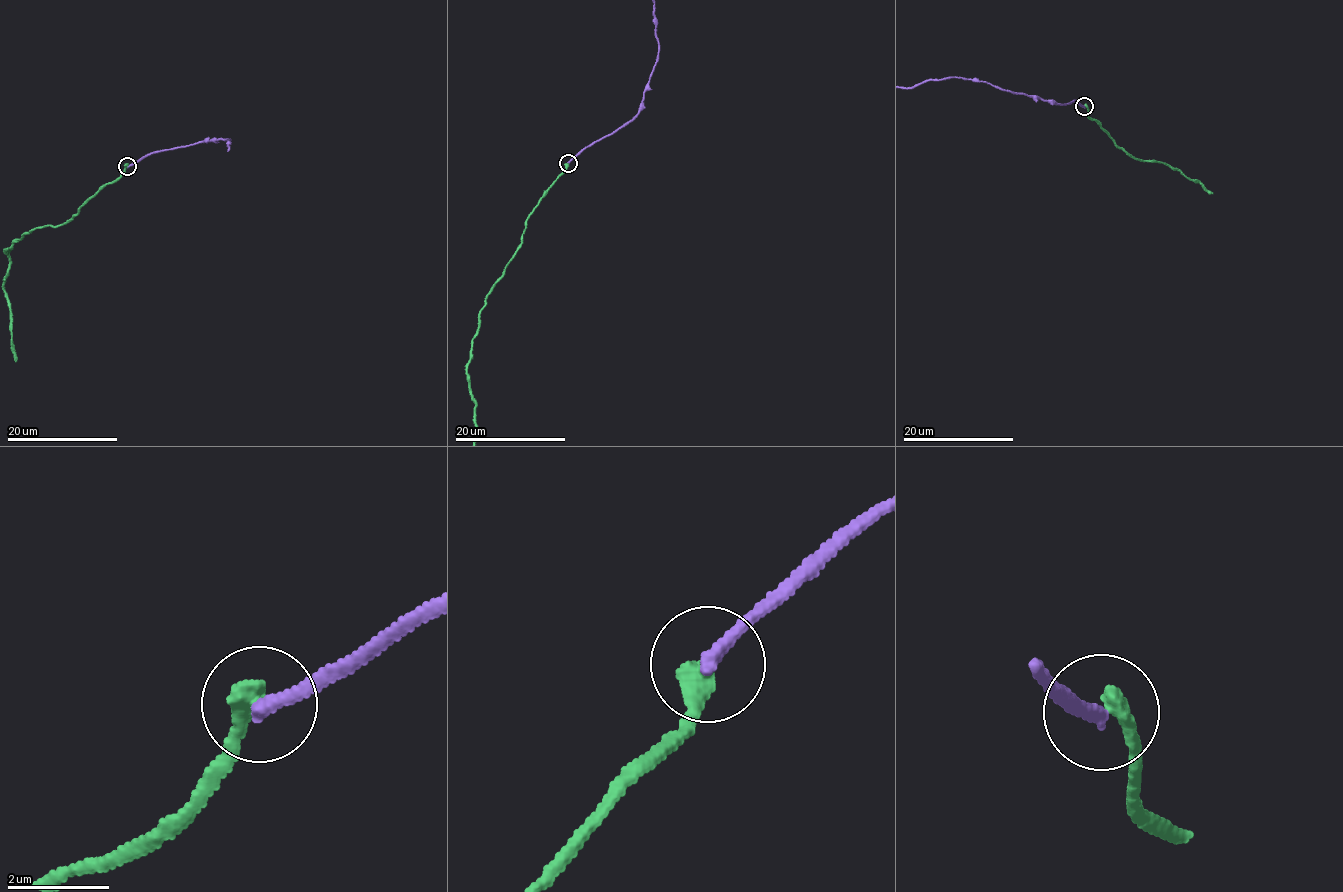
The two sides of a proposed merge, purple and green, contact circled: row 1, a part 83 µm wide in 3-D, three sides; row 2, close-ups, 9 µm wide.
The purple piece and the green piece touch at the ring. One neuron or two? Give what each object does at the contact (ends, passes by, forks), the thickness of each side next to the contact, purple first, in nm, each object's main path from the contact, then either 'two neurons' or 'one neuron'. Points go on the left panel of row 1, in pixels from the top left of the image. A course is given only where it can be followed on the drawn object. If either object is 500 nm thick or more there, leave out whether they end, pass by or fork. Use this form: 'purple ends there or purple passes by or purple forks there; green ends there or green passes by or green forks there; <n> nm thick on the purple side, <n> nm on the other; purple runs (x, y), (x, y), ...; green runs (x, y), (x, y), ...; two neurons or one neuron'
purple ends there; green ends there; 280 nm thick on the purple side, 420 nm on the other; two neurons

